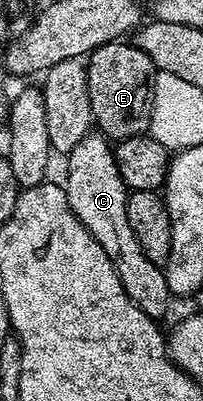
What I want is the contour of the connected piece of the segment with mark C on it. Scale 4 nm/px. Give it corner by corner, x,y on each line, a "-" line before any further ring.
89,134
66,154
68,160
68,177
62,180
62,187
68,193
70,210
94,234
94,242
106,250
106,258
114,262
114,270
118,270
118,278
122,282
122,290
147,316
161,318
168,312
168,303
174,300
170,286
166,286
164,269
161,265
150,262
146,254
142,254
142,246
134,238
134,230
130,230
130,222
126,218
126,202
130,189
124,185
122,174
116,165
116,153
113,145
103,135

